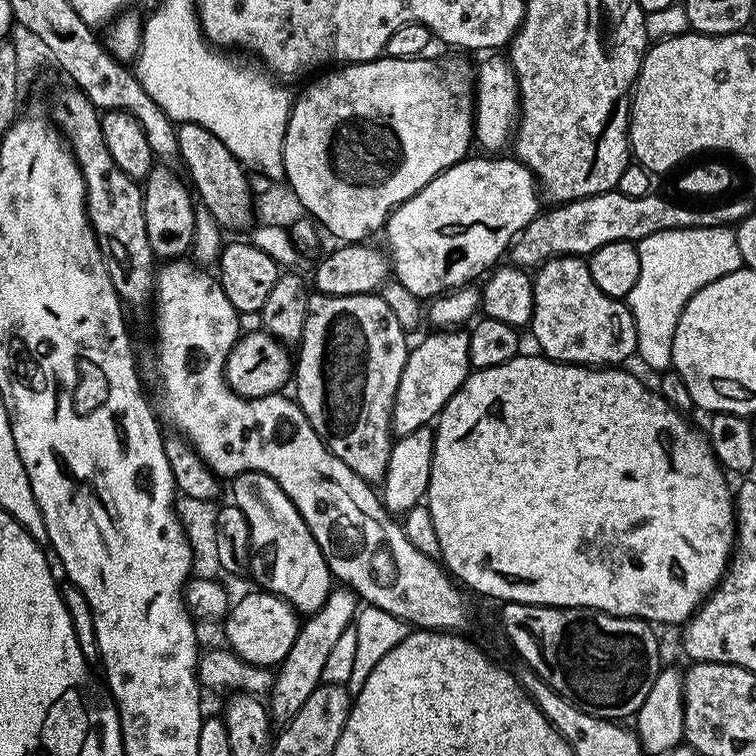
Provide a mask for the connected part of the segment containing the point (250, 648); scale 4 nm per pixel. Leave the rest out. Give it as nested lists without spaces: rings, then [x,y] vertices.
[[[255,590],[248,592],[240,601],[229,607],[228,615],[222,621],[227,647],[247,664],[271,669],[283,662],[294,638],[298,638],[302,620],[295,608],[281,596],[272,592]]]

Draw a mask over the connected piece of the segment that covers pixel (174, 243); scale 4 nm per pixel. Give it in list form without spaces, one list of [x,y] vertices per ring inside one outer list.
[[[172,166],[153,167],[148,179],[142,184],[144,213],[146,214],[146,238],[150,238],[150,250],[153,257],[164,262],[187,257],[194,238],[194,222],[198,204],[194,199],[193,189],[189,187],[181,173],[180,177],[175,172],[176,170]]]

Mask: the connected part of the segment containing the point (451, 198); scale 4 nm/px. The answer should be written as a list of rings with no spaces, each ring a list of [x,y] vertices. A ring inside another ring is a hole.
[[[492,154],[479,155],[469,155],[438,173],[430,183],[422,186],[422,190],[418,190],[418,194],[402,202],[388,215],[382,237],[388,243],[386,252],[390,257],[390,268],[394,280],[396,276],[397,282],[412,296],[435,298],[454,288],[471,285],[476,279],[479,281],[485,273],[497,267],[496,259],[511,249],[520,231],[541,211],[542,196],[536,177],[522,161],[515,158],[496,160],[500,158]]]

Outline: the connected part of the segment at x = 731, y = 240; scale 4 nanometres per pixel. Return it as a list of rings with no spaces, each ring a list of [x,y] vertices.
[[[728,226],[713,228],[679,228],[662,230],[642,238],[638,250],[638,282],[626,297],[626,303],[636,327],[636,356],[656,374],[672,368],[672,339],[678,326],[680,311],[702,290],[726,274],[734,274],[745,267],[738,238]]]

